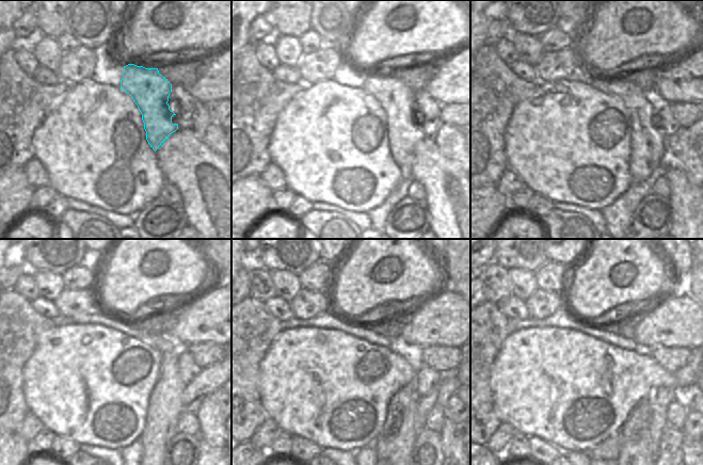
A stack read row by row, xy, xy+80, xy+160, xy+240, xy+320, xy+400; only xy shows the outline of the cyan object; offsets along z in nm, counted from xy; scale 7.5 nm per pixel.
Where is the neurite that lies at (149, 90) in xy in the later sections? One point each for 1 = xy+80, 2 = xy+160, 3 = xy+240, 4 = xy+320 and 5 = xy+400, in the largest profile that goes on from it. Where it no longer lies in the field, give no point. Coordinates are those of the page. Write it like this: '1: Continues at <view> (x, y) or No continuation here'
1: Continues at xy+80 (397, 99)
2: Continues at xy+160 (648, 144)
3: Continues at xy+240 (165, 403)
4: Continues at xy+320 (394, 444)
5: Continues at xy+400 (634, 455).

